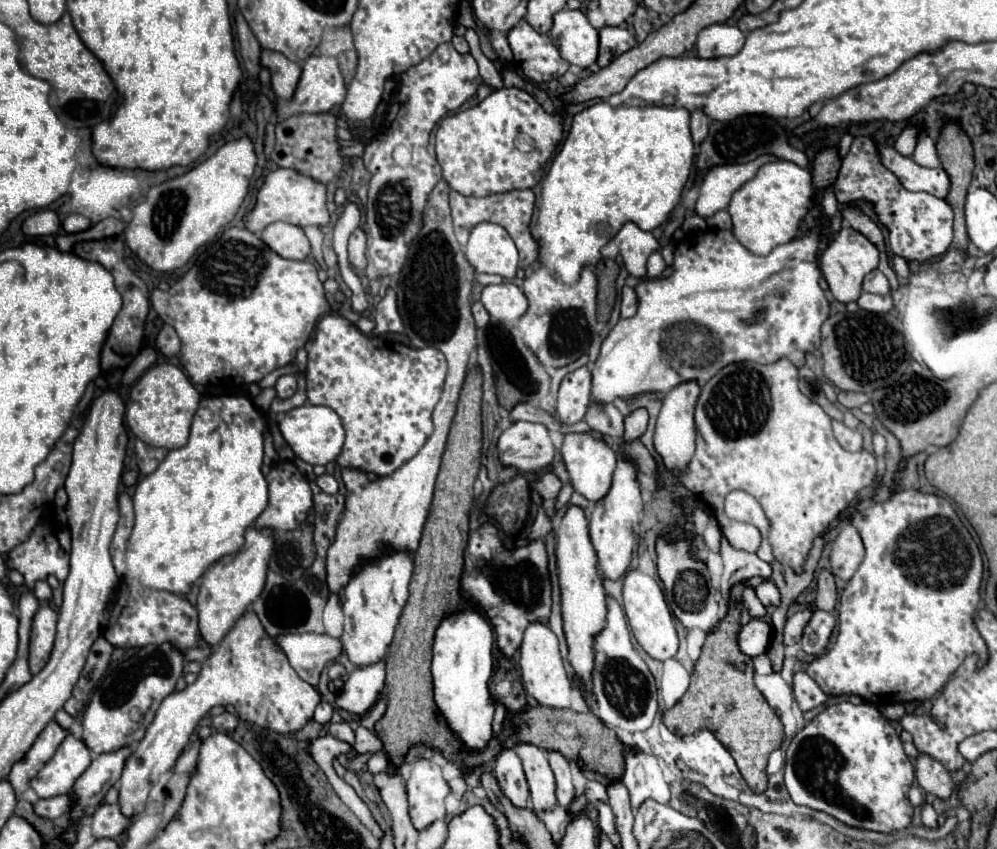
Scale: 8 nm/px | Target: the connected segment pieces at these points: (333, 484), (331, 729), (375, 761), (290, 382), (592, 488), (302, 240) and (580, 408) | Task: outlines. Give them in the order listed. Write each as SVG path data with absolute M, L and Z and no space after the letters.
M330 474L318 476L318 478L316 478L316 484L318 484L326 494L330 494L330 496L338 494L338 482L336 482L334 476L330 476Z
M338 722L338 724L330 724L330 726L328 726L328 736L336 738L336 740L342 740L342 742L348 742L348 744L354 742L352 732L354 732L354 730L352 730L346 722Z
M378 752L378 754L372 754L370 760L368 760L368 772L370 774L380 774L380 772L386 772L390 770L390 762L386 760L386 754L384 752Z
M280 376L276 382L278 398L290 398L296 392L296 376Z
M588 430L588 432L568 432L568 434L564 434L562 460L568 468L570 482L572 482L574 490L580 492L582 496L586 496L590 502L600 500L608 492L612 472L616 468L616 452L614 452L612 446L606 444L606 440L600 432Z
M274 222L266 226L260 238L282 258L304 260L310 254L310 242L304 230L288 222Z
M578 368L564 376L558 398L556 398L556 418L560 424L576 424L584 420L586 404L592 400L592 376L588 368Z

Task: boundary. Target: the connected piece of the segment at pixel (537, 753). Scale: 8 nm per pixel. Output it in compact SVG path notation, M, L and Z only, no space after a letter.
M526 742L516 744L514 752L524 764L524 774L530 786L530 798L534 802L534 810L554 808L558 802L554 796L554 774L548 764L548 752Z

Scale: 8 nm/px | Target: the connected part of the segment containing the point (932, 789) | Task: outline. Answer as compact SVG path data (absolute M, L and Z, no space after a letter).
M918 754L916 758L916 780L926 792L938 798L948 798L954 790L954 782L948 770L928 754Z

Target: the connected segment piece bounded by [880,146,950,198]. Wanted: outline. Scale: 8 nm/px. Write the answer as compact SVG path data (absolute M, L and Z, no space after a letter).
M892 146L880 148L880 158L882 164L900 178L906 190L928 192L938 198L946 198L950 190L950 178L942 168L922 168L912 158L900 156Z

